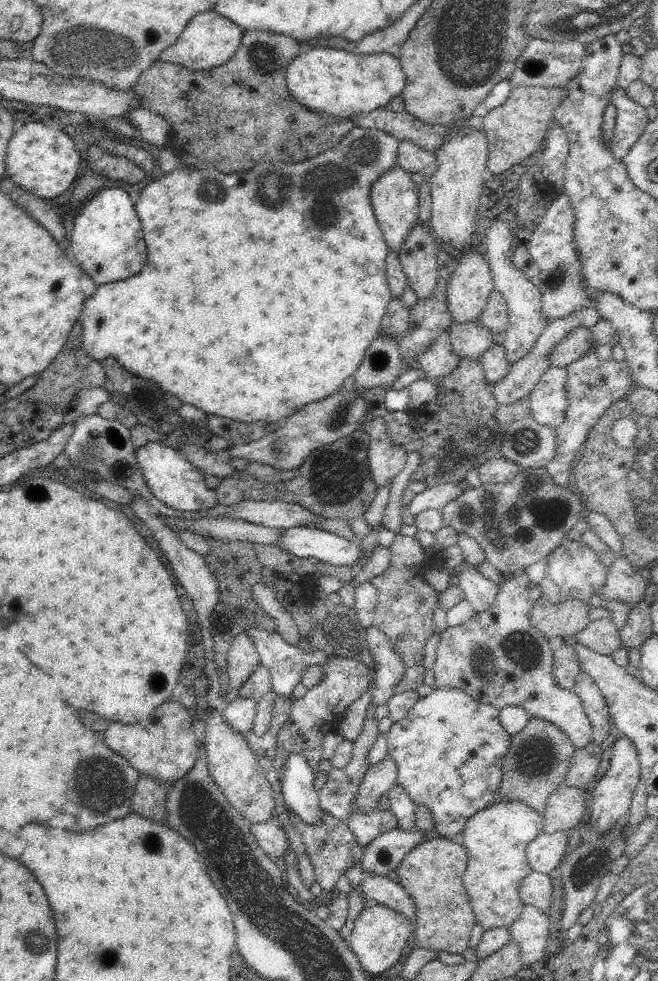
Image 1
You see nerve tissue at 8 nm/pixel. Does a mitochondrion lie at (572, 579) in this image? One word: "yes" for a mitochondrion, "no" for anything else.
no

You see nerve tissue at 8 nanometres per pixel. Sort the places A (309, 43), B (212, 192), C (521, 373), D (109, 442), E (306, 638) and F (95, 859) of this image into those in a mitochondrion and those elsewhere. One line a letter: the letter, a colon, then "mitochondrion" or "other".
A: other
B: mitochondrion
C: other
D: mitochondrion
E: other
F: other

